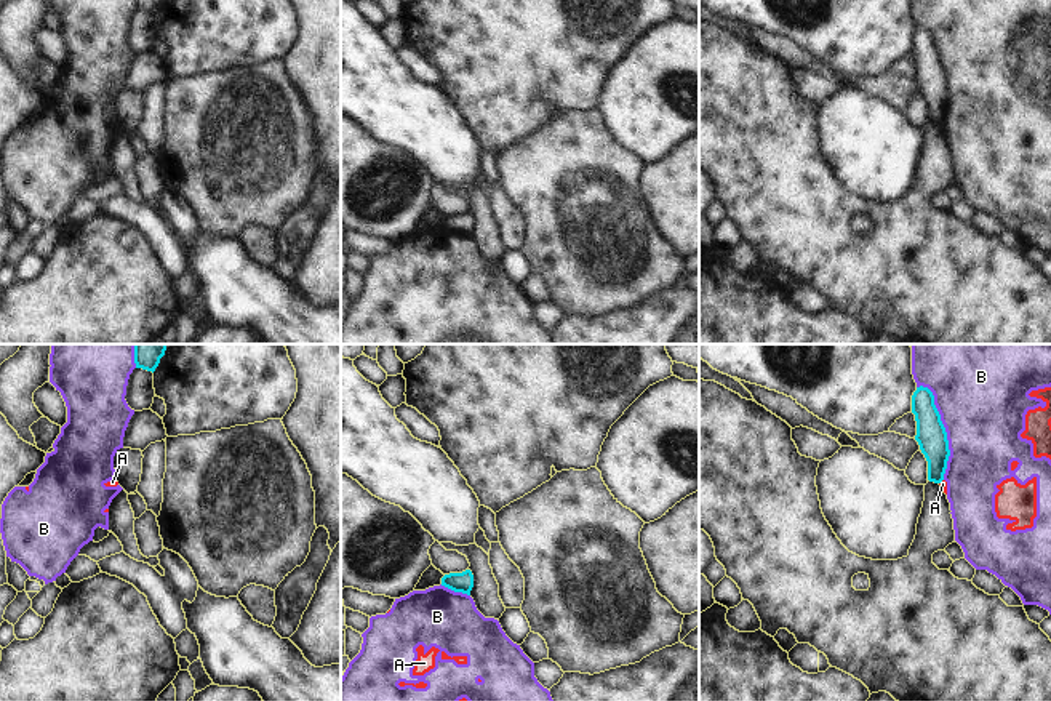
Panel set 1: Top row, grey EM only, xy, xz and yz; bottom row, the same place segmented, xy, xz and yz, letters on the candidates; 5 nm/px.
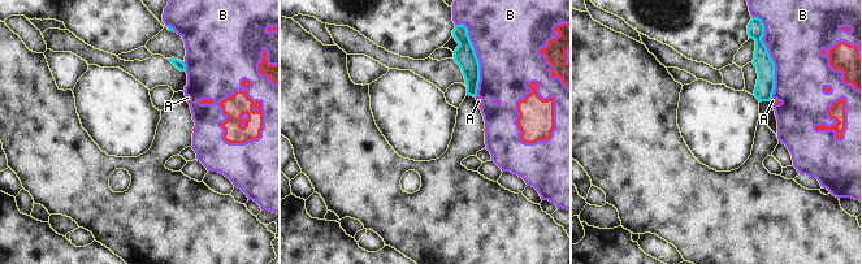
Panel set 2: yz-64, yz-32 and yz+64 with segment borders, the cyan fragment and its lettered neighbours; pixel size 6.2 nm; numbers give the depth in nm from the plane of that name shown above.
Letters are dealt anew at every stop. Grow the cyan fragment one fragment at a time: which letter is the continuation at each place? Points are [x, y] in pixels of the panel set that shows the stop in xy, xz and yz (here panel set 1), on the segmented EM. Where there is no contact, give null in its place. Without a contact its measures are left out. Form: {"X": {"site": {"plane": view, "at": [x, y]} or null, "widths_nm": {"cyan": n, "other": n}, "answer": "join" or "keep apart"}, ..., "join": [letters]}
{"A": {"site": {"plane": "yz", "at": [941, 480]}, "widths_nm": {"cyan": 150, "other": 40}, "answer": "keep apart"}, "B": {"site": {"plane": "yz", "at": [944, 431]}, "widths_nm": {"cyan": 150, "other": 460}, "answer": "keep apart"}, "join": []}

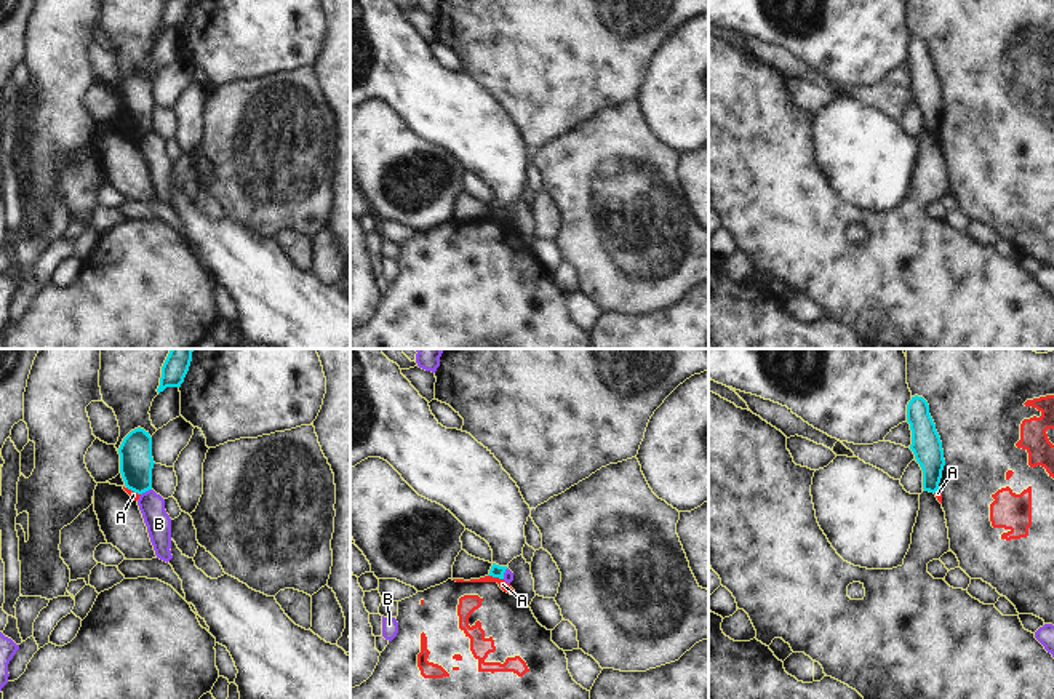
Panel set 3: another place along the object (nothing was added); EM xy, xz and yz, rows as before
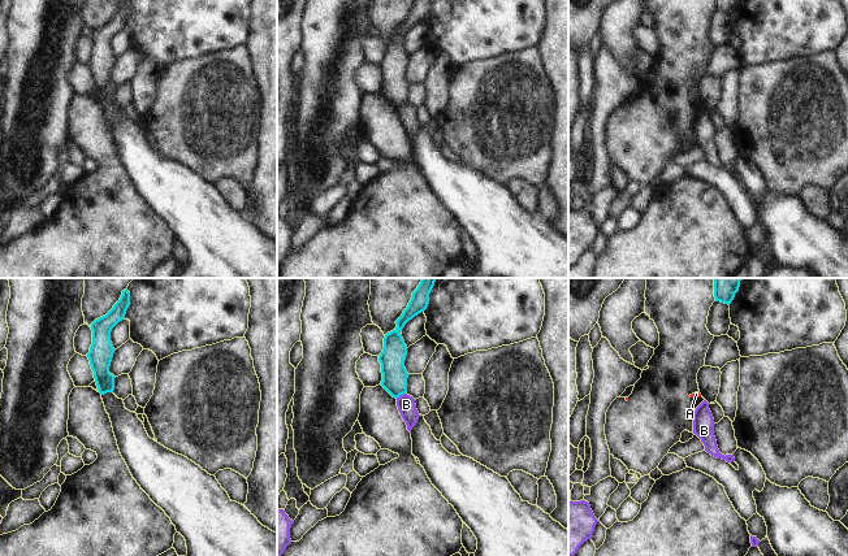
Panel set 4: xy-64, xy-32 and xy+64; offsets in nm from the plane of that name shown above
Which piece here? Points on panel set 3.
{"A": {"site": {"plane": "xz", "at": [496, 576]}, "widths_nm": {"cyan": 60, "other": 50}, "answer": "keep apart"}, "B": {"site": {"plane": "xy", "at": [146, 490]}, "widths_nm": {"cyan": 170, "other": 130}, "answer": "keep apart"}, "join": []}

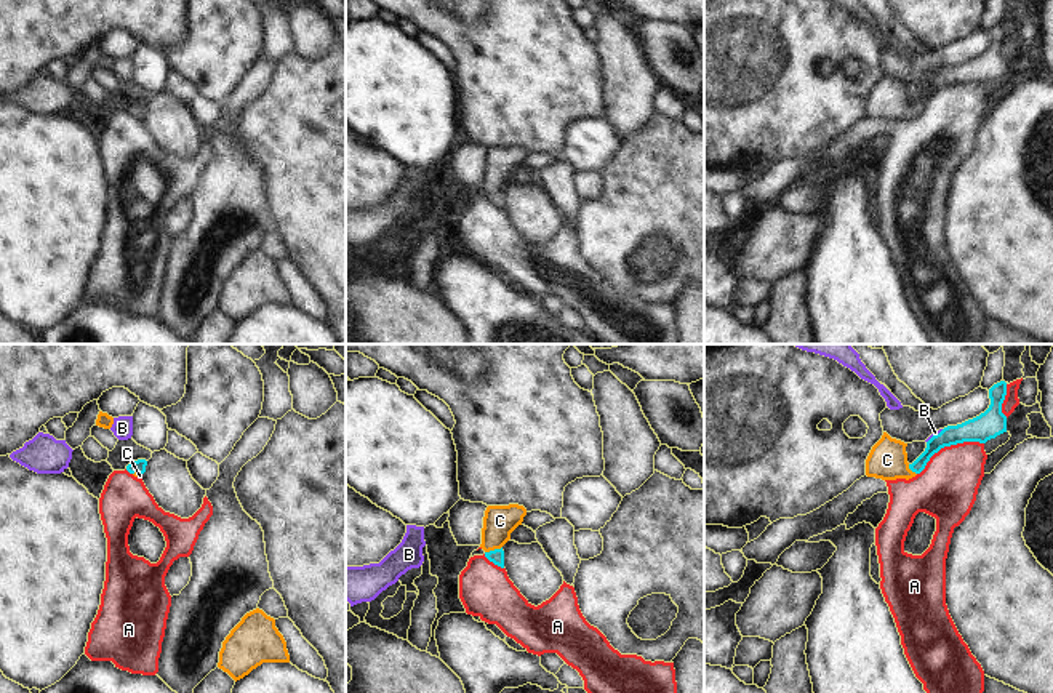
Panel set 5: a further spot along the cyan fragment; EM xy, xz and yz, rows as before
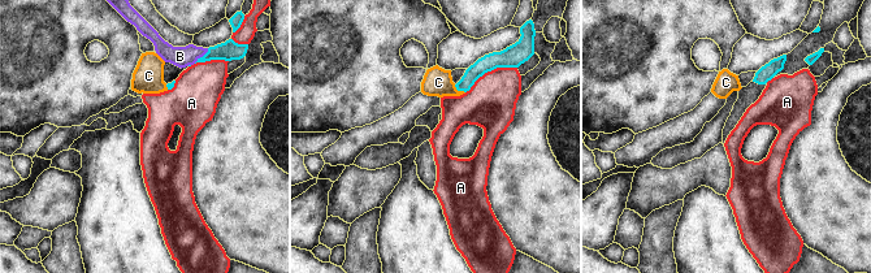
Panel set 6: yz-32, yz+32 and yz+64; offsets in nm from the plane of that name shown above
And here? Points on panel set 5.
{"A": {"site": {"plane": "yz", "at": [948, 445]}, "widths_nm": {"cyan": 140, "other": 300}, "answer": "keep apart"}, "B": {"site": {"plane": "yz", "at": [936, 434]}, "widths_nm": {"cyan": 140, "other": 20}, "answer": "keep apart"}, "C": {"site": {"plane": "xz", "at": [495, 549]}, "widths_nm": {"cyan": 70, "other": 160}, "answer": "join"}, "join": ["C"]}

